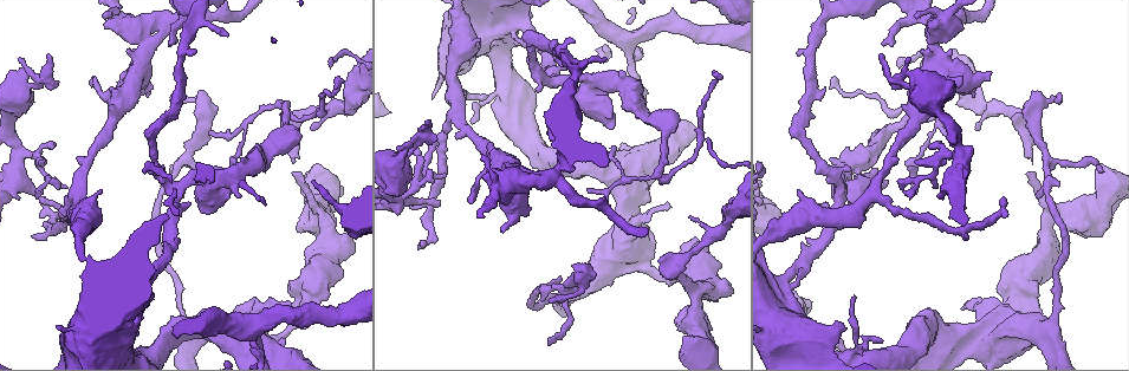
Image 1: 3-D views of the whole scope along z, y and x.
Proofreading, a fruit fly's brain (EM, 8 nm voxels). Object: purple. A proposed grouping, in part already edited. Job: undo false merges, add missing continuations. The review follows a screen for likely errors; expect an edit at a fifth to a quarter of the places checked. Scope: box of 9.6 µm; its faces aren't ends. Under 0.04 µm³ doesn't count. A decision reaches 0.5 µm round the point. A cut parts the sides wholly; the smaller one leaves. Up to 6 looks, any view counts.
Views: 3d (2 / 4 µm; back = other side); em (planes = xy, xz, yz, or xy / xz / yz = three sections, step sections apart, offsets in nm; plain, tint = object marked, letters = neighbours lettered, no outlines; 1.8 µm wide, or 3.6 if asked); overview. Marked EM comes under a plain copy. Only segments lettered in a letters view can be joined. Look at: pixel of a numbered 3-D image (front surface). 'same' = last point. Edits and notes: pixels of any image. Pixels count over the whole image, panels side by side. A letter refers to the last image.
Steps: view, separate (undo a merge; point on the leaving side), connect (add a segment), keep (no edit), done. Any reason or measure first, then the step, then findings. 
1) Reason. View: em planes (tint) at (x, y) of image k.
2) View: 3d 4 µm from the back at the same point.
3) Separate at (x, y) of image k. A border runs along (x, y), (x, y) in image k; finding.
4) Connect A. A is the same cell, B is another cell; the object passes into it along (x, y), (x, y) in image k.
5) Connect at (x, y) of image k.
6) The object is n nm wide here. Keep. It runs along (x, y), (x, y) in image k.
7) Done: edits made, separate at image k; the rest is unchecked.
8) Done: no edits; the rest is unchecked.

Thin end. View: em xz step 8 (tint) at (36, 195) of image 1.

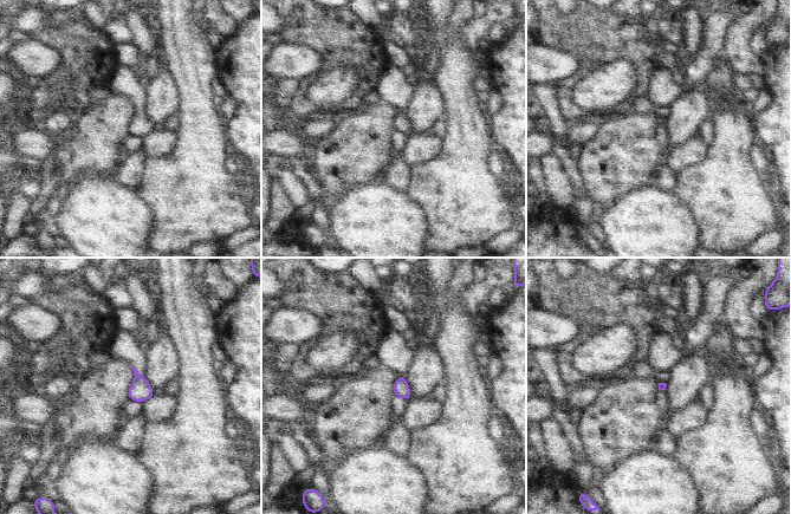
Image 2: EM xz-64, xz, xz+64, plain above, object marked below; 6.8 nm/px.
Cut it another way. View: em planes (letters) at the same point.

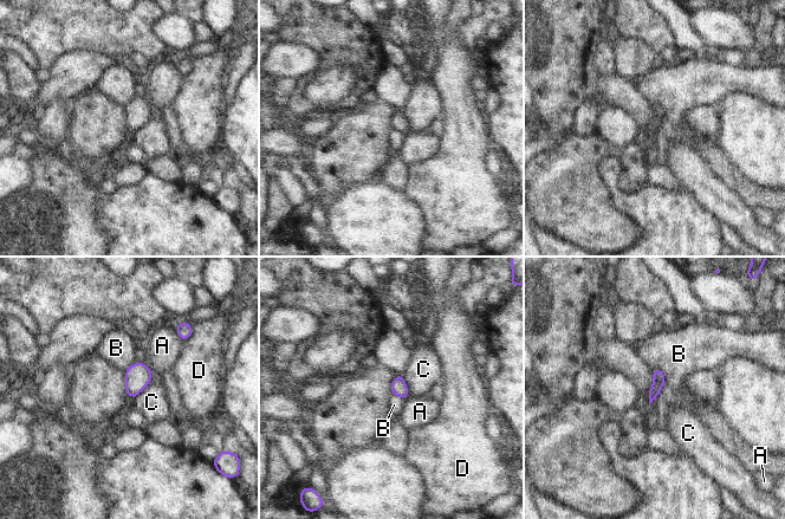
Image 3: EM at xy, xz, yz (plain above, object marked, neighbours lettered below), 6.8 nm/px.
Keep. A, B, C and D are other cells; a border runs along (651, 367), (663, 372), (666, 382) in image 3; no lettered segment goes on from it.

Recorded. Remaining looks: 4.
View: em planes (letters) at (289, 281) of image 1.

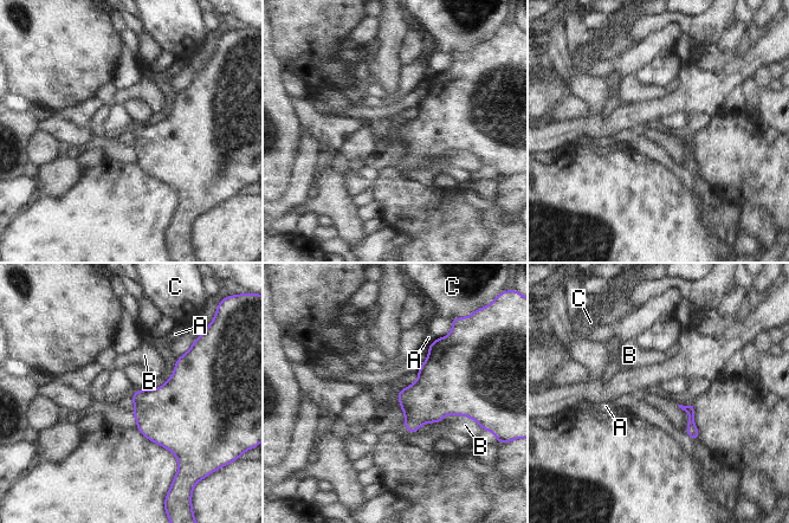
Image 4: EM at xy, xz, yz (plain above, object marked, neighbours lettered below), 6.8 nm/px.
Keep. A, B and C are other cells; a border runs along (440, 419), (459, 414), (473, 420) in image 4; none of them fits.

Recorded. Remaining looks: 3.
Free end. View: 3d 4 µm at (293, 162) of image 1.

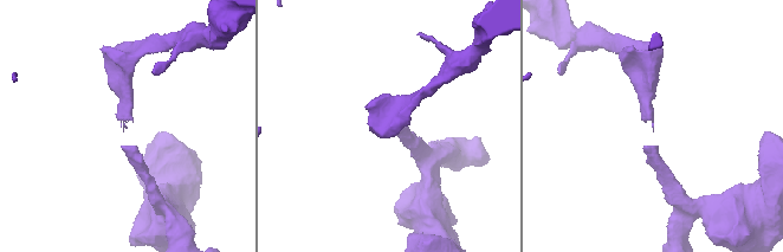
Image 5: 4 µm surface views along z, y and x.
View: em planes (letters) at (123, 129) of image 5.

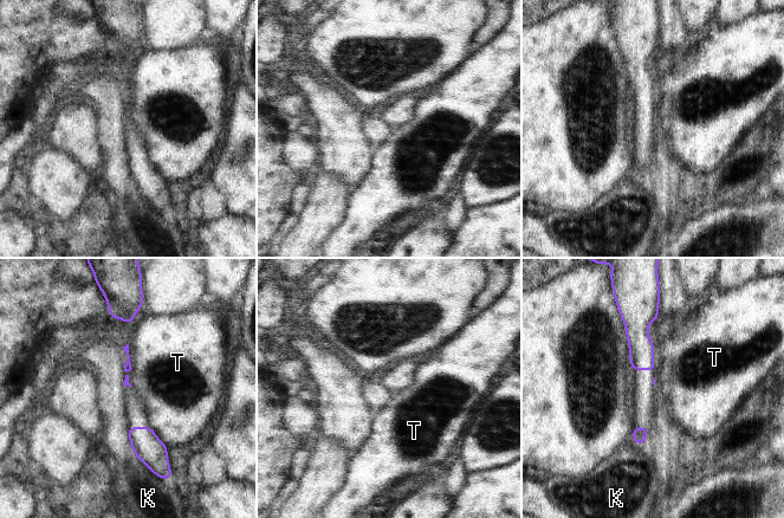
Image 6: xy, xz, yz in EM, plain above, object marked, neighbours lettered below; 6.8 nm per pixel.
Keep. K and T are other cells; it runs along (127, 347), (128, 366), (125, 383) in image 6; no lettered segment goes on from it.

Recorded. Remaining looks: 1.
Done: no edits; the rest is unchecked.

